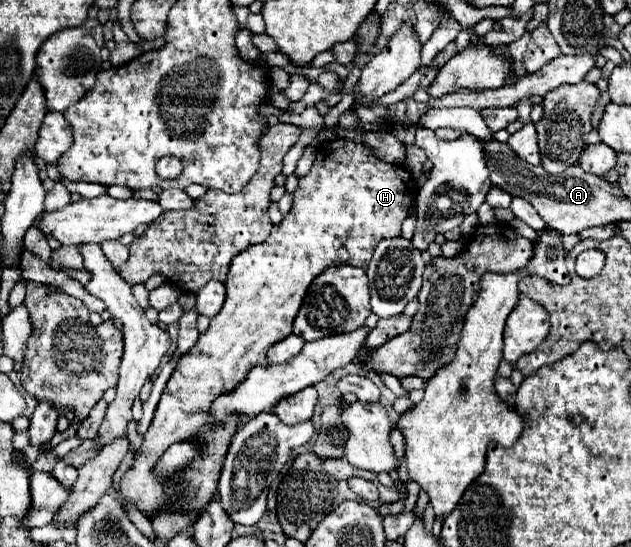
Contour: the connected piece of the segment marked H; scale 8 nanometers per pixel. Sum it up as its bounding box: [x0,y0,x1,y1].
[115,139,417,517]

